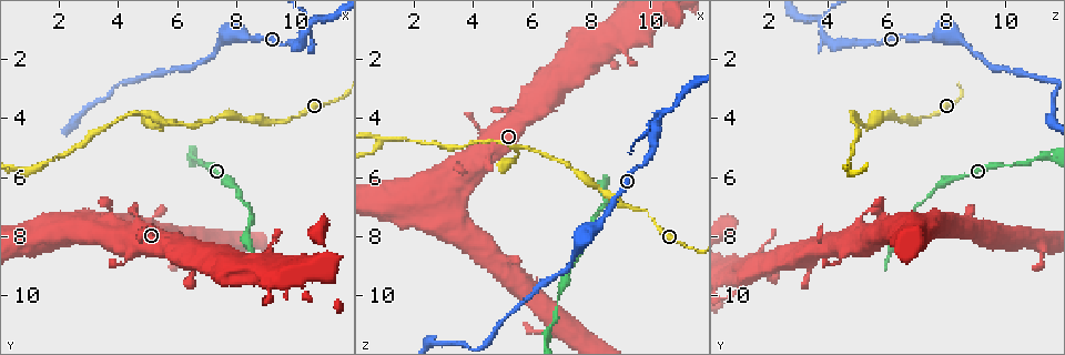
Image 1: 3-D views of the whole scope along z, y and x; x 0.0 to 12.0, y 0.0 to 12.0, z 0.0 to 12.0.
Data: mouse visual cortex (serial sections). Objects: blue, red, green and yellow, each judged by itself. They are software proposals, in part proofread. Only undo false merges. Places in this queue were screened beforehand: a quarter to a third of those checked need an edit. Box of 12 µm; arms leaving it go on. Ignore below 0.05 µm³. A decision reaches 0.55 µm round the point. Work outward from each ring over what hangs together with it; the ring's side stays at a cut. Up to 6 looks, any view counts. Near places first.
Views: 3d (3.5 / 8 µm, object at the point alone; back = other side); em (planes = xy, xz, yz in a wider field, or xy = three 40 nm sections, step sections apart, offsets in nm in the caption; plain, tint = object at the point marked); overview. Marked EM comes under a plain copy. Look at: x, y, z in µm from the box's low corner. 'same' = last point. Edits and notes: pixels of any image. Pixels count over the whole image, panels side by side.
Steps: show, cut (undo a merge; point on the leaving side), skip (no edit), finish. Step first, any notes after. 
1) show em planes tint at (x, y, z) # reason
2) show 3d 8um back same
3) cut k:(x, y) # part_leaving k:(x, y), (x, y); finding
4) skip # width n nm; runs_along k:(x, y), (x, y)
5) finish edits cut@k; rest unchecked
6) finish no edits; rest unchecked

show 3d 3.5um at (7.9, 6.2, 7.9) # narrows sharply

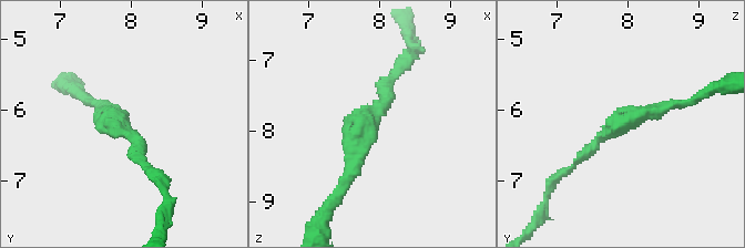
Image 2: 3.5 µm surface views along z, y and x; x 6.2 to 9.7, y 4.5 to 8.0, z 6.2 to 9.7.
show em xy step 3 tint at (7.95, 6.15, 7.95) # arm_widths 150, 150 nm; need the tissue

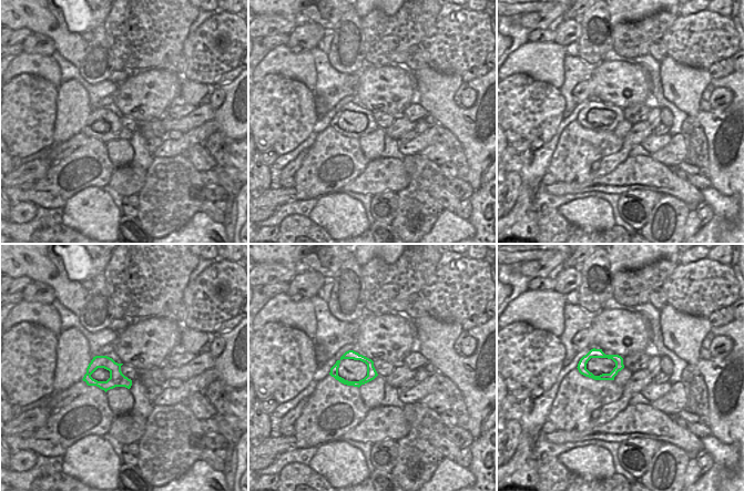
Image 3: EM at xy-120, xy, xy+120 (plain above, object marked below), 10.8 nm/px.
skip # runs_along 3:(87, 379), (98, 384), (129, 382); one cell here

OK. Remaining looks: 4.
show 3d 3.5um back at (6.9, 5.5, 10.2) # a narrow waist

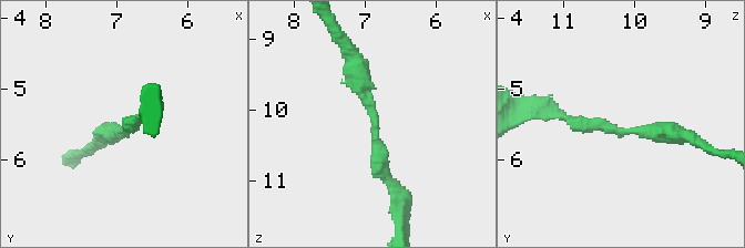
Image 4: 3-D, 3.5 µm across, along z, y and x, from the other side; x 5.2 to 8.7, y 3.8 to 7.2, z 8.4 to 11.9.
show em xy step 3 tint at (6.95, 5.60, 10.10) # arm_widths 200, 200 nm; now the EM

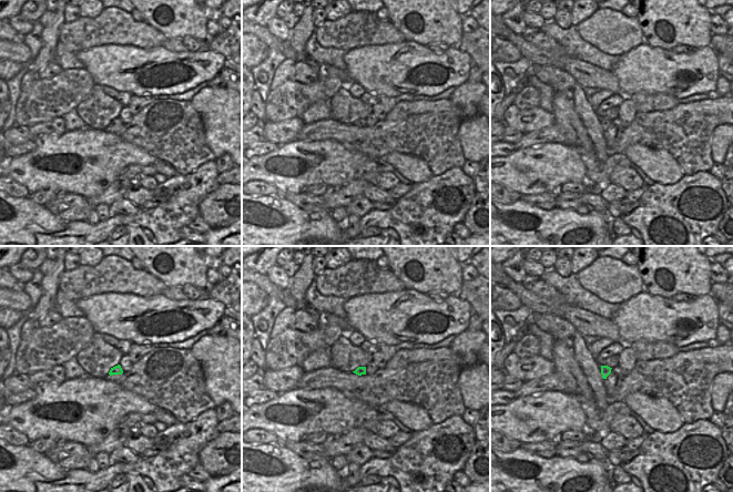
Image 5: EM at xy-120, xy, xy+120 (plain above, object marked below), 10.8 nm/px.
show em xy step 2 tint same # another direction

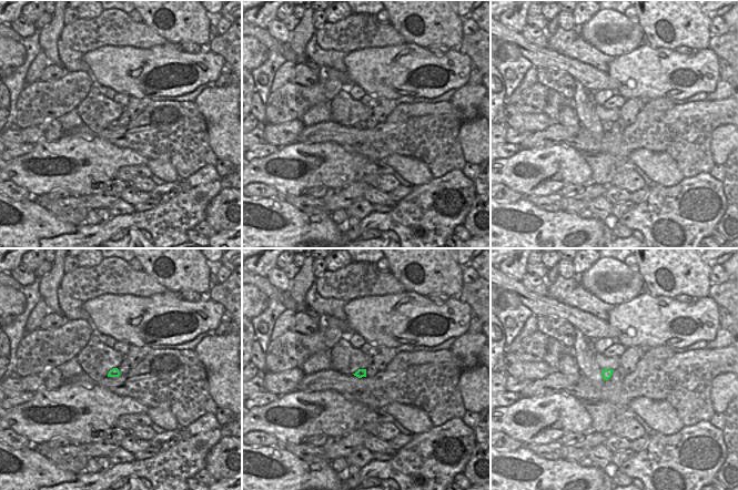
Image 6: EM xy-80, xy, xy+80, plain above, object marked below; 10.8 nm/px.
skip # runs_along 4:(349, 51), (390, 182); continuous, no second cell

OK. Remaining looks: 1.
finish no edits; rest unchecked

